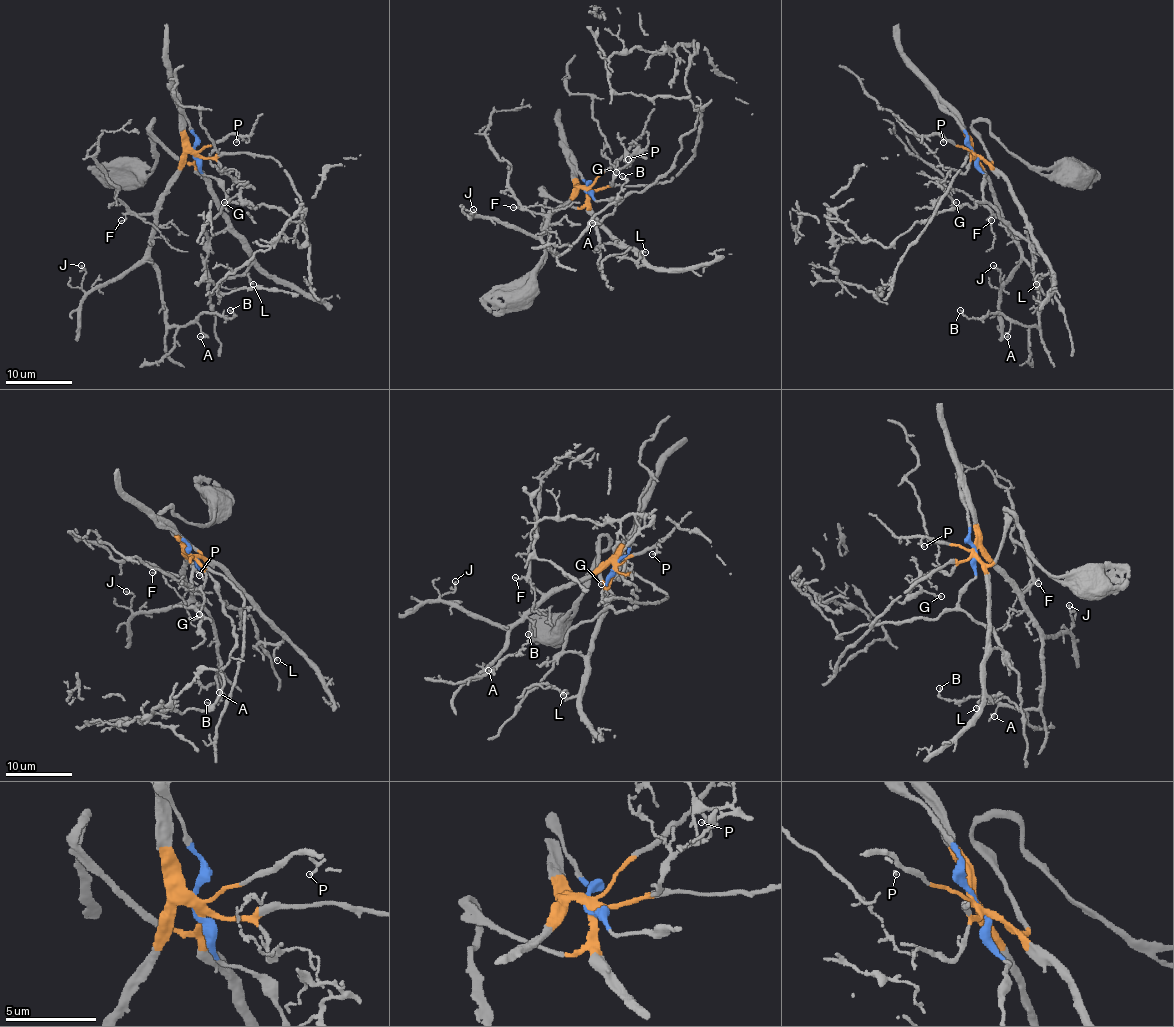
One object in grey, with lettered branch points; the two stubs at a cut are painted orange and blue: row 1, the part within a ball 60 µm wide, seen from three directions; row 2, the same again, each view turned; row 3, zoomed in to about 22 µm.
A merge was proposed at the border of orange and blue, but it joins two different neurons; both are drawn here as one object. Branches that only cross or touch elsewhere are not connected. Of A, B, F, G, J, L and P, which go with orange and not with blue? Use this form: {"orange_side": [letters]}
{"orange_side": ["A", "B", "F", "G", "J", "L", "P"]}

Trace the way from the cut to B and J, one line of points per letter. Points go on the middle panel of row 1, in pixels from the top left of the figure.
B: (585, 189), (548, 219), (541, 239), (554, 254), (561, 254), (596, 214), (610, 206), (625, 182), (621, 176)
J: (585, 189), (578, 191), (556, 211), (538, 236), (474, 216), (478, 216), (472, 209)

